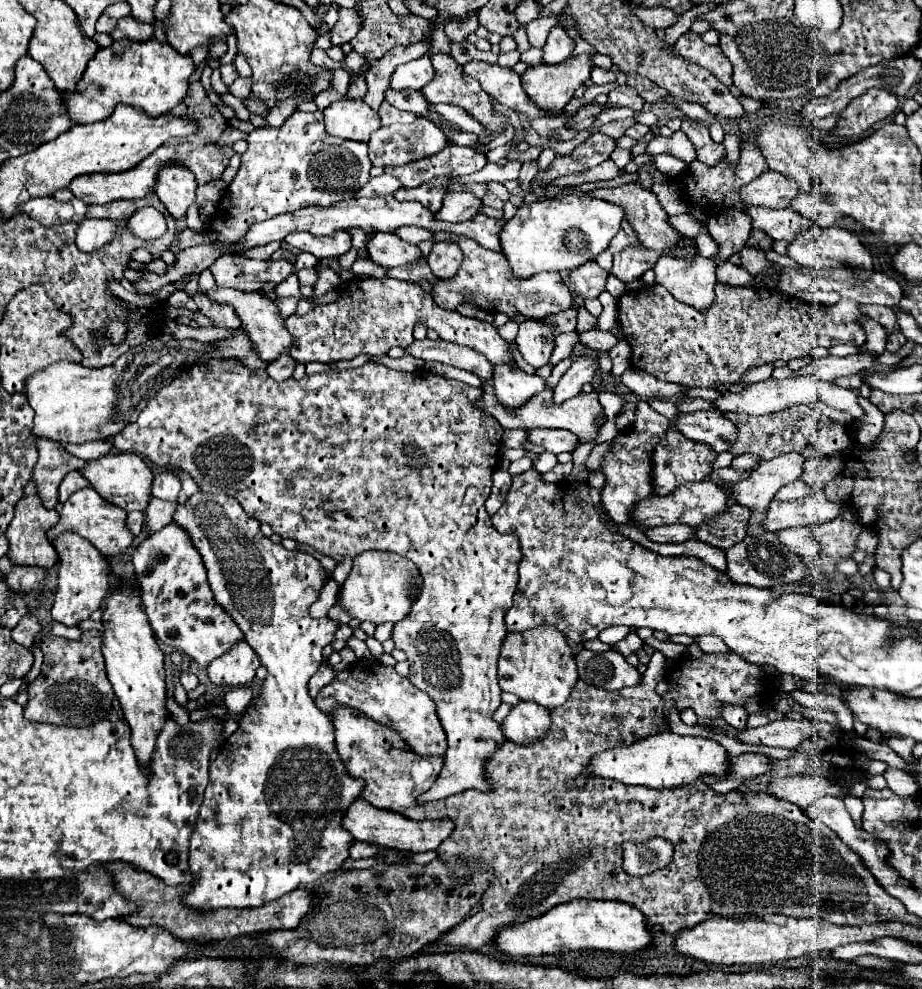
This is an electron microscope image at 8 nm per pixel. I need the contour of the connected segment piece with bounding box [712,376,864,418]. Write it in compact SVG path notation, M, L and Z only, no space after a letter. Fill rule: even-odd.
M802 376L802 378L788 378L788 380L764 380L764 382L758 382L758 384L750 384L738 392L724 392L722 396L718 396L716 400L712 400L714 408L722 414L726 412L744 412L744 414L752 414L752 416L760 416L760 414L770 414L770 412L778 412L782 408L788 408L788 406L794 406L794 404L810 404L810 400L822 400L826 402L828 406L836 408L836 410L842 410L842 412L848 412L850 416L858 418L862 416L862 408L858 406L858 398L854 394L854 390L846 390L846 388L840 388L840 386L834 386L832 382L824 382L824 380L818 380L814 376Z

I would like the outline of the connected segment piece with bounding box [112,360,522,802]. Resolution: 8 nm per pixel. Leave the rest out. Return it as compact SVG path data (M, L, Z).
M212 360L212 362L200 362L194 364L190 370L184 372L182 378L172 380L168 386L160 388L158 394L148 402L148 406L140 412L138 420L134 424L128 424L120 436L112 436L114 450L118 452L134 452L138 456L148 458L150 462L166 468L176 466L188 472L202 492L208 494L228 494L236 498L248 516L256 518L258 522L266 522L272 526L272 530L282 538L292 538L296 542L304 542L312 546L314 550L332 556L336 562L340 562L346 554L358 556L366 550L390 550L396 552L408 560L412 560L420 574L422 574L422 592L412 602L412 610L408 618L394 624L392 640L396 648L404 650L410 662L410 682L424 690L436 704L436 714L442 722L442 728L448 736L448 750L446 750L446 764L434 782L434 786L420 796L422 802L440 800L446 796L452 796L456 792L464 792L468 788L476 790L488 790L488 780L484 772L486 758L492 756L492 750L498 750L500 744L506 740L502 734L502 728L498 722L492 720L492 714L500 706L500 686L496 678L496 662L500 656L500 644L504 642L504 636L508 634L504 624L504 612L512 606L512 596L518 586L518 564L522 560L520 544L516 534L500 534L484 510L484 502L490 496L492 486L492 472L498 468L500 460L500 444L502 444L502 426L494 416L488 416L480 412L474 402L480 398L480 388L472 388L468 384L462 384L458 380L446 380L442 376L436 376L428 370L422 370L420 376L412 376L406 372L390 370L382 364L368 362L354 370L330 370L322 374L304 376L302 380L288 378L284 382L272 380L266 370L250 370L238 360Z

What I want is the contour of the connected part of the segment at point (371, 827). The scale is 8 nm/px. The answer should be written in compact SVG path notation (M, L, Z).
M356 800L350 808L348 814L344 816L344 826L348 828L348 832L360 840L360 842L368 842L374 844L378 848L388 848L388 850L398 850L398 852L428 852L428 850L436 850L440 842L444 842L452 830L454 830L454 822L450 818L442 818L442 820L422 820L422 822L414 822L408 820L404 816L396 816L396 812L384 812L374 808L372 804L368 804L366 800Z

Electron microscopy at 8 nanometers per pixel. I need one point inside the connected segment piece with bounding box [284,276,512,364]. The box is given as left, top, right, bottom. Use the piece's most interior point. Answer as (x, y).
(371, 315)

